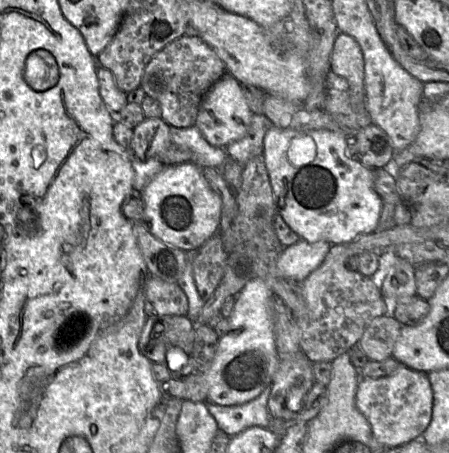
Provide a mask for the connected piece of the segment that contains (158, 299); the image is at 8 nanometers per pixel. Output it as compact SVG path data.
M148 275L144 283L147 318L167 315L188 315L188 299L177 282Z

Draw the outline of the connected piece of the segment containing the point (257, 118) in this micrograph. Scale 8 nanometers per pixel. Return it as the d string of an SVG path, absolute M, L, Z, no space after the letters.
M253 114L246 135L242 139L227 145L224 148L226 153L242 166L253 157L262 155L264 152L264 136L271 125L270 120L264 115Z

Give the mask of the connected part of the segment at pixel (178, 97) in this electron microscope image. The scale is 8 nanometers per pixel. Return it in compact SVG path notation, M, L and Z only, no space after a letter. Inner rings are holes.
M182 36L161 51L146 65L140 88L161 106L161 120L168 126L195 126L200 104L209 89L227 74L225 64L199 37Z

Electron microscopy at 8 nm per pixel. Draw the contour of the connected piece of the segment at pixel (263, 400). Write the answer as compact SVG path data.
M271 386L259 396L241 405L222 406L206 401L206 406L215 418L218 429L230 437L236 436L252 426L270 428L272 417L268 409Z

